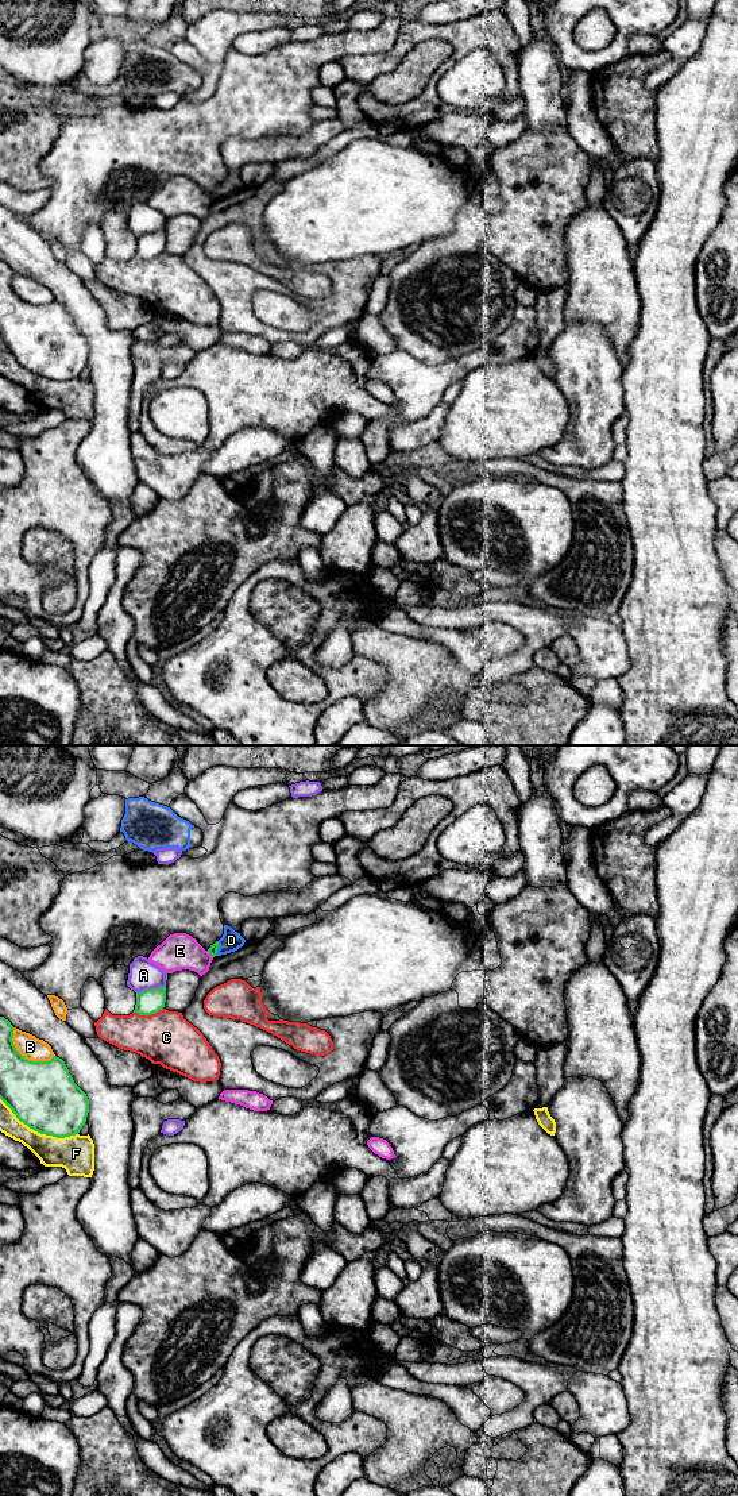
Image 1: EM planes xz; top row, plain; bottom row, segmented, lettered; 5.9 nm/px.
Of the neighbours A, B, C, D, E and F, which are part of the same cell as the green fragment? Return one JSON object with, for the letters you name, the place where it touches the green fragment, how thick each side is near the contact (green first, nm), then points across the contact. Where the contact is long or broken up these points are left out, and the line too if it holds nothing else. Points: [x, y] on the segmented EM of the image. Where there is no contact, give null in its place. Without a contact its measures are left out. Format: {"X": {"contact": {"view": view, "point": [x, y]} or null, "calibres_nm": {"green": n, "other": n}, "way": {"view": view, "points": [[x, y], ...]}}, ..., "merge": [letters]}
{"merge": []}

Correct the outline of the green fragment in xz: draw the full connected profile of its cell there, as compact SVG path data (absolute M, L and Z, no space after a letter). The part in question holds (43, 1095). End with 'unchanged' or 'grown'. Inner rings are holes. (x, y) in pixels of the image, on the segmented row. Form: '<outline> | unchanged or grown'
M0 1017L0 1099L20 1122L40 1134L57 1138L78 1134L89 1113L86 1094L74 1083L62 1059L31 1061L23 1057L13 1045L13 1029Z | unchanged

